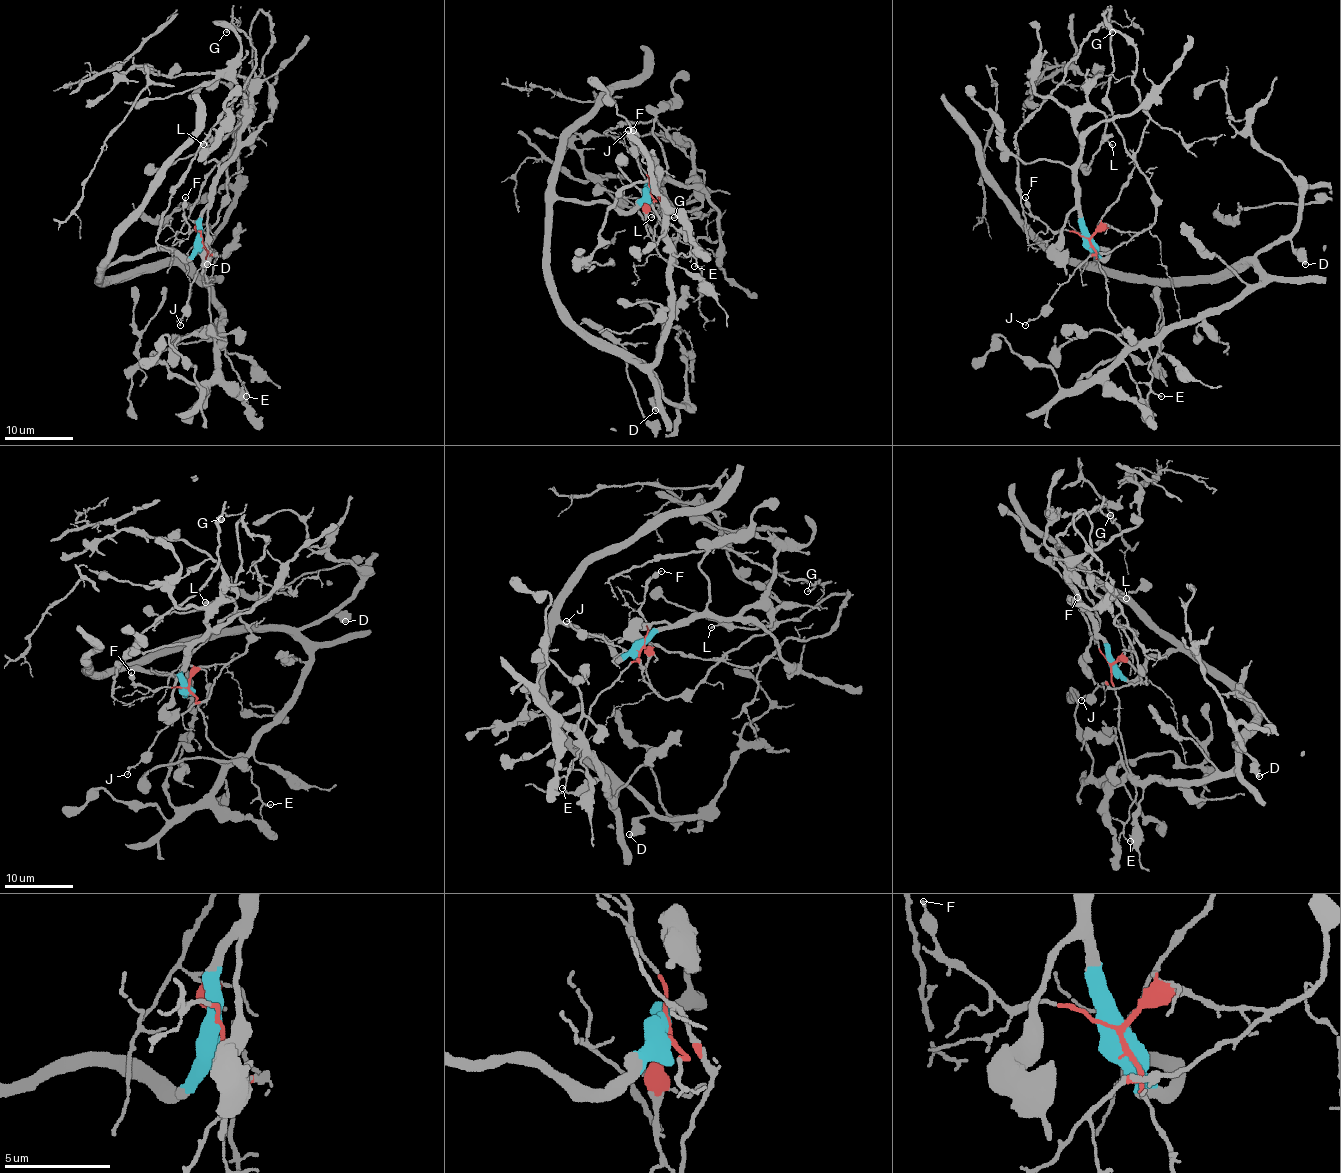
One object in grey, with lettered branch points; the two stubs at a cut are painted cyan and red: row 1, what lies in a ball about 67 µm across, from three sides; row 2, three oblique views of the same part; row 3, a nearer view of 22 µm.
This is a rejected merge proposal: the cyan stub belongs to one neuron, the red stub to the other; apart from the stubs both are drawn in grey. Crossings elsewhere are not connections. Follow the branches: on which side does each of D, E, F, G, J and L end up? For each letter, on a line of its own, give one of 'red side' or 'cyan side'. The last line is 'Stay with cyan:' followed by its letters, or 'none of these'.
D: cyan side
E: red side
F: red side
G: cyan side
J: red side
L: cyan side
Stay with cyan: D, G, L

